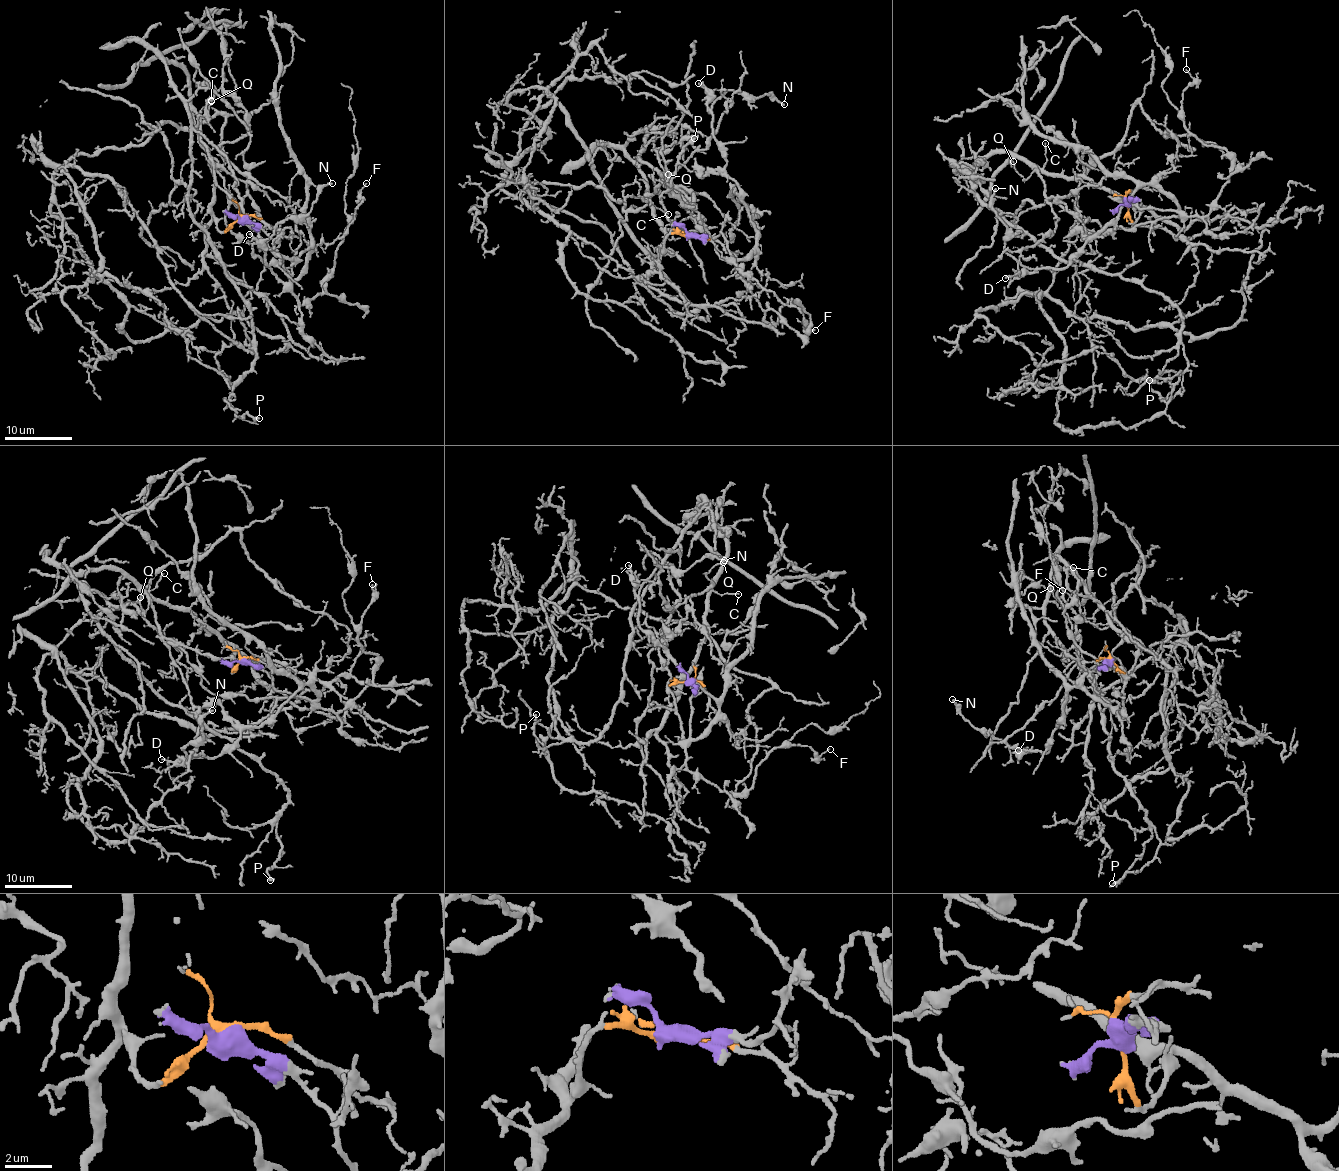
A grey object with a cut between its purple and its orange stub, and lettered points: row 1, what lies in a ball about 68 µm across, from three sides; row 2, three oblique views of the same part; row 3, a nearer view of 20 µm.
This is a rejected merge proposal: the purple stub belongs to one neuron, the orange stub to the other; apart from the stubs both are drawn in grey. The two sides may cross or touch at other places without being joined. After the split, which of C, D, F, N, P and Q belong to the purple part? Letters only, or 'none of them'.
D, F, N

